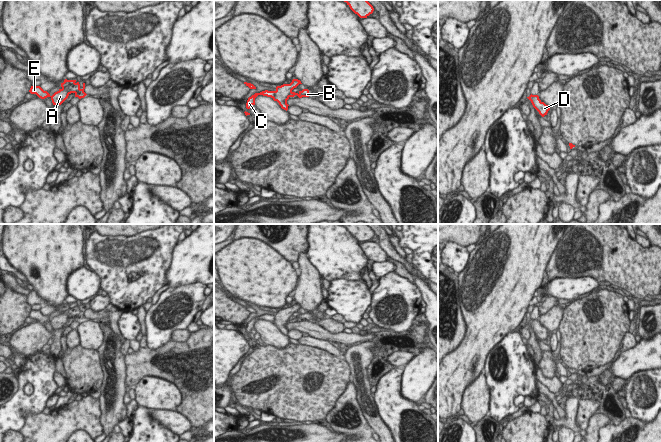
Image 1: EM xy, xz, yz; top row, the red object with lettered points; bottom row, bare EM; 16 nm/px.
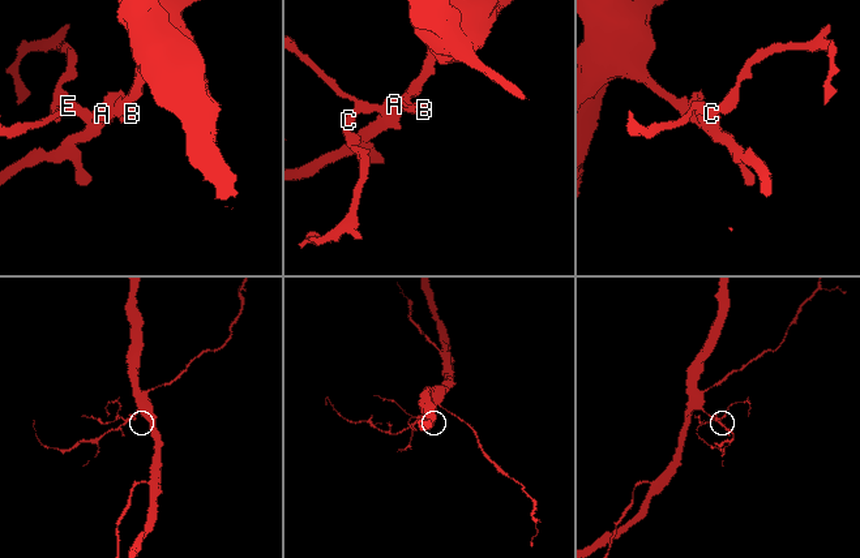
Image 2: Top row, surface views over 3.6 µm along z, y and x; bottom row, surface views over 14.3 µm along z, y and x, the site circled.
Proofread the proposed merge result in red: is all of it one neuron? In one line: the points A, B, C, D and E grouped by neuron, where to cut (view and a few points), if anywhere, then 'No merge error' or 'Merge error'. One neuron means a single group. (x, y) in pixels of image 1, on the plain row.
Groups: A B D / C E. Split along xz (275, 315), (272, 321). Merge error

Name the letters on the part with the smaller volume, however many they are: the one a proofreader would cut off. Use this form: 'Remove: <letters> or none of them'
Remove: C, E

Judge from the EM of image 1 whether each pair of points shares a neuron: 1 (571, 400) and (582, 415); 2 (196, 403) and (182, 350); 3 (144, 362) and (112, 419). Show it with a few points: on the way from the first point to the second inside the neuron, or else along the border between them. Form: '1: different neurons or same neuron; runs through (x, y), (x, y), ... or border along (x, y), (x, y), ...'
1: different neurons; border along (579, 399), (575, 424), (581, 429)
2: same neuron; runs through (196, 388), (196, 358)
3: different neurons; border along (124, 362), (126, 386)

